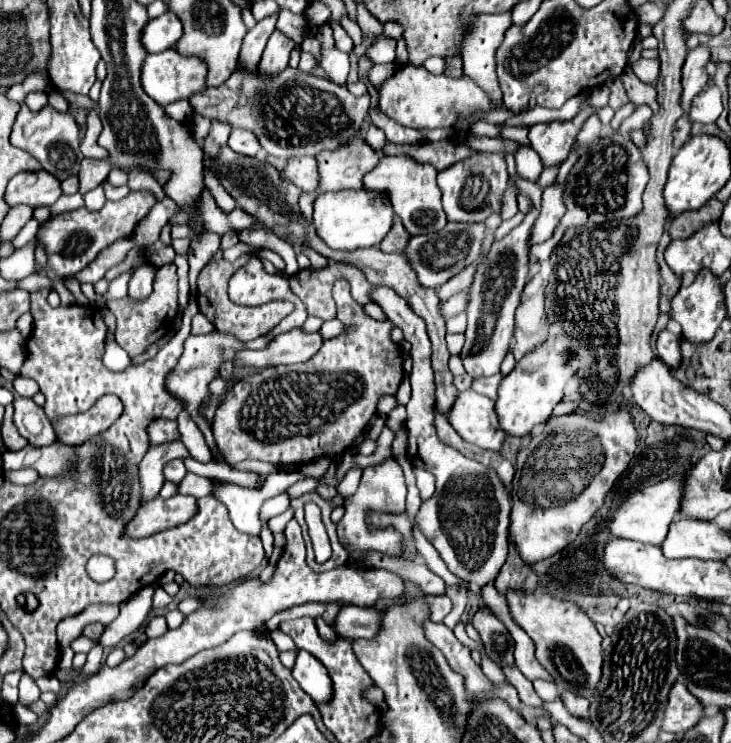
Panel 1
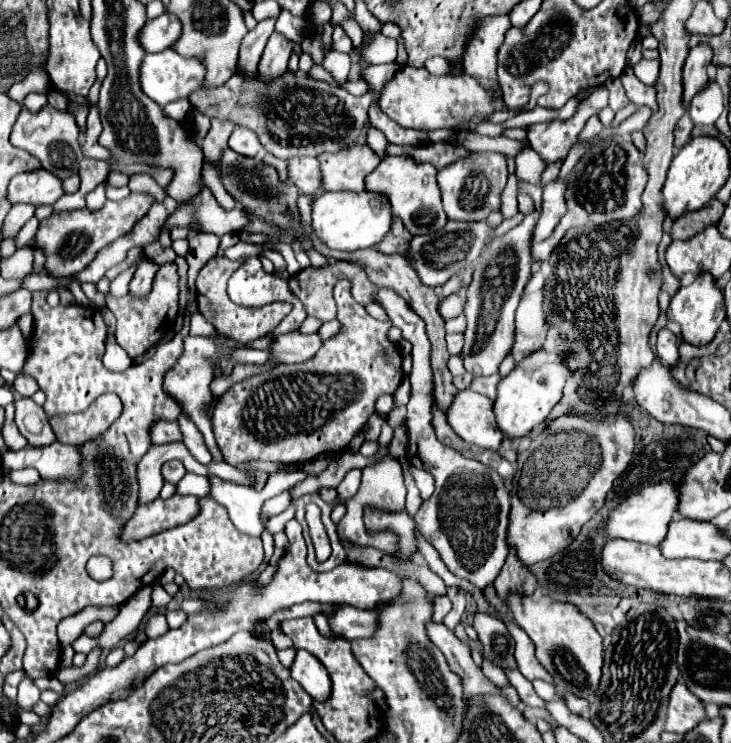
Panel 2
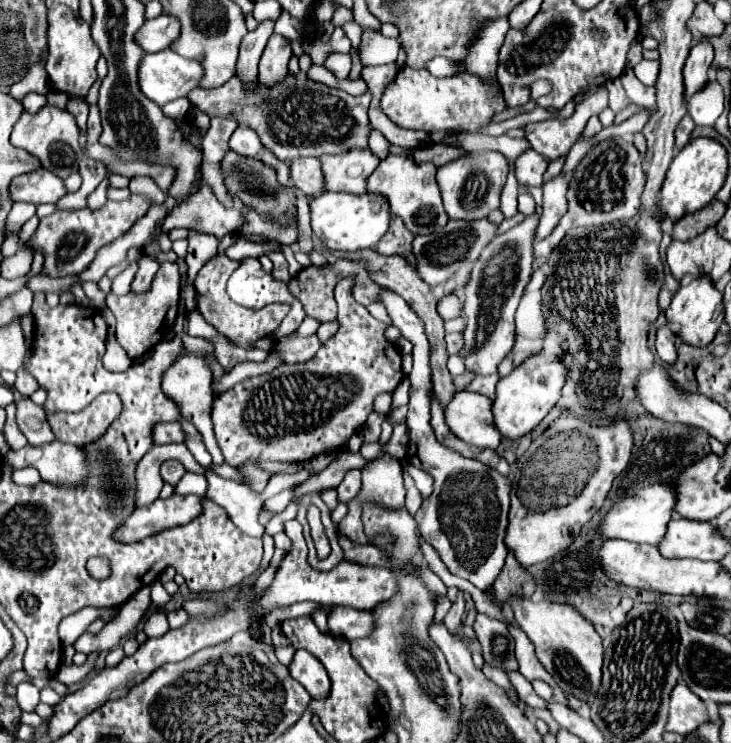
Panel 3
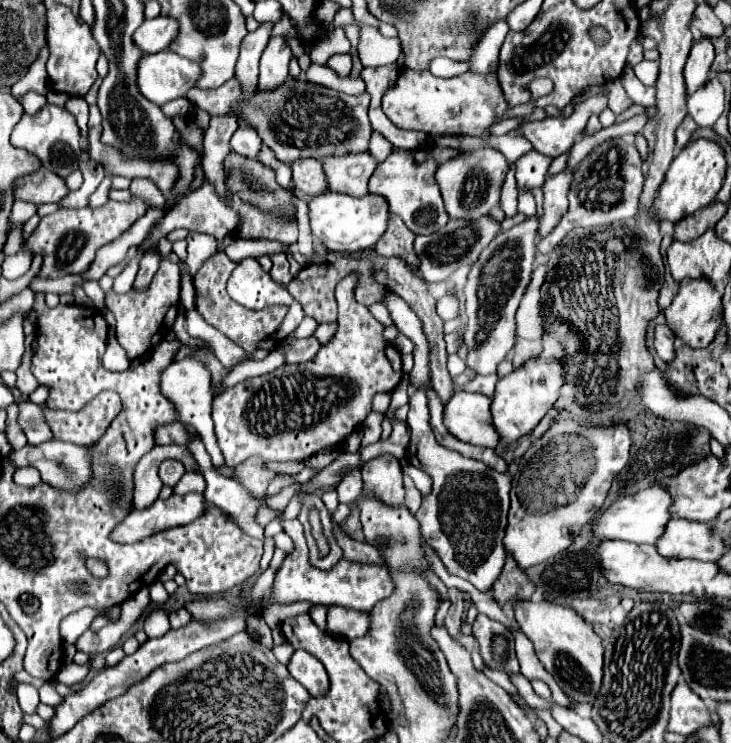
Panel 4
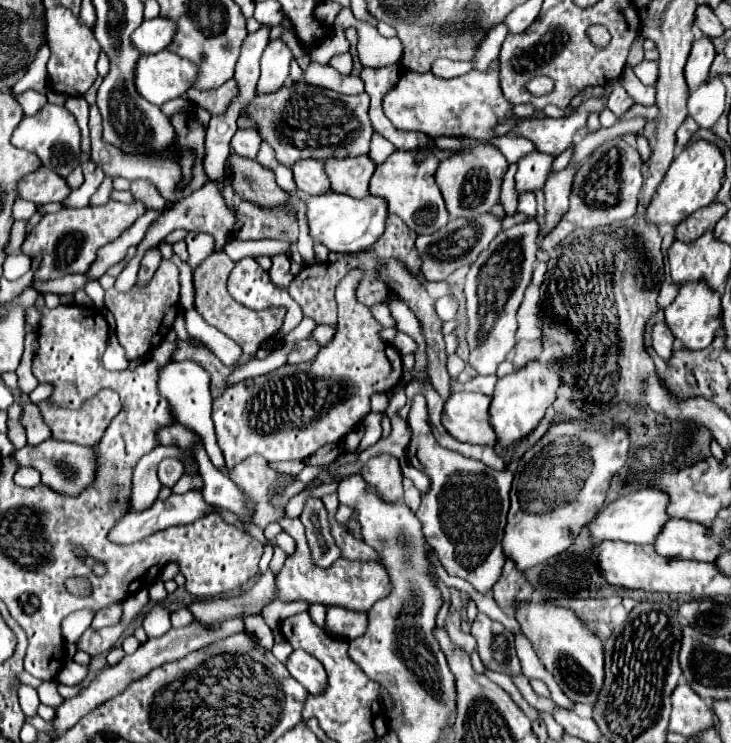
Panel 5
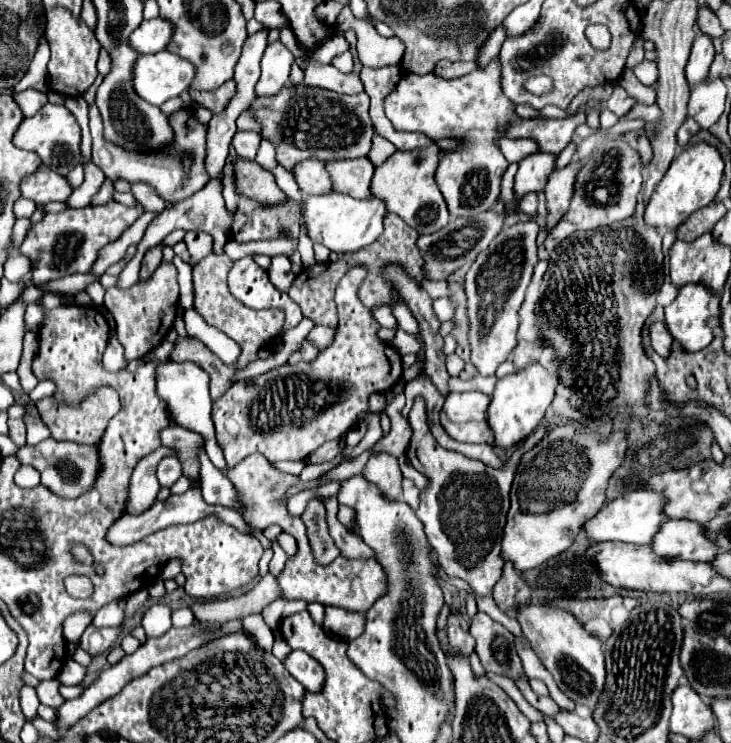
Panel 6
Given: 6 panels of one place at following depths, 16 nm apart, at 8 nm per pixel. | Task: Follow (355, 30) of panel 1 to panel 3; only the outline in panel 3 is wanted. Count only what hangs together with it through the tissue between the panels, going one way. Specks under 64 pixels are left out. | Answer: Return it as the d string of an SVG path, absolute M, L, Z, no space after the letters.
M354 21L344 24L343 30L351 41L352 51L355 52L361 42L361 27Z

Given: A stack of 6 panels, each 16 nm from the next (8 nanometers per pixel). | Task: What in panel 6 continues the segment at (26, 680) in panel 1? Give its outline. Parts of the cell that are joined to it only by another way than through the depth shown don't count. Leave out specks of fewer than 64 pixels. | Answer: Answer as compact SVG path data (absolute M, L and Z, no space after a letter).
M24 686L22 688L22 702L20 702L20 706L22 706L22 712L24 712L24 718L28 720L28 722L32 722L38 714L36 714L36 708L38 708L38 698L36 698L36 690L32 688L32 686Z

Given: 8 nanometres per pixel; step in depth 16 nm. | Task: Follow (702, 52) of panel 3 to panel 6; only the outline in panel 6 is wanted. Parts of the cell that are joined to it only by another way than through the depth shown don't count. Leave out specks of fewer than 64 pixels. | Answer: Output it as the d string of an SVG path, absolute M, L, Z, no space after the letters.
M700 32L698 38L694 40L692 54L690 54L690 60L686 66L686 78L688 78L690 86L696 82L702 82L708 76L708 68L712 64L712 58L714 58L712 38L708 34Z

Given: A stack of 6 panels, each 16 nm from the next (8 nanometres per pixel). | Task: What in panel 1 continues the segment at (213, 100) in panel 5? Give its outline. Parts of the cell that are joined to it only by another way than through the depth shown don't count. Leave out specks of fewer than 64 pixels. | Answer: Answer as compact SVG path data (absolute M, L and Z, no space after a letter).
M286 68L284 76L276 76L272 84L264 84L258 70L256 76L236 70L224 86L196 92L190 98L190 106L210 120L218 118L230 122L234 128L252 130L268 154L288 160L294 156L318 156L324 150L334 152L356 140L366 122L370 94L352 96L344 86L292 68Z

